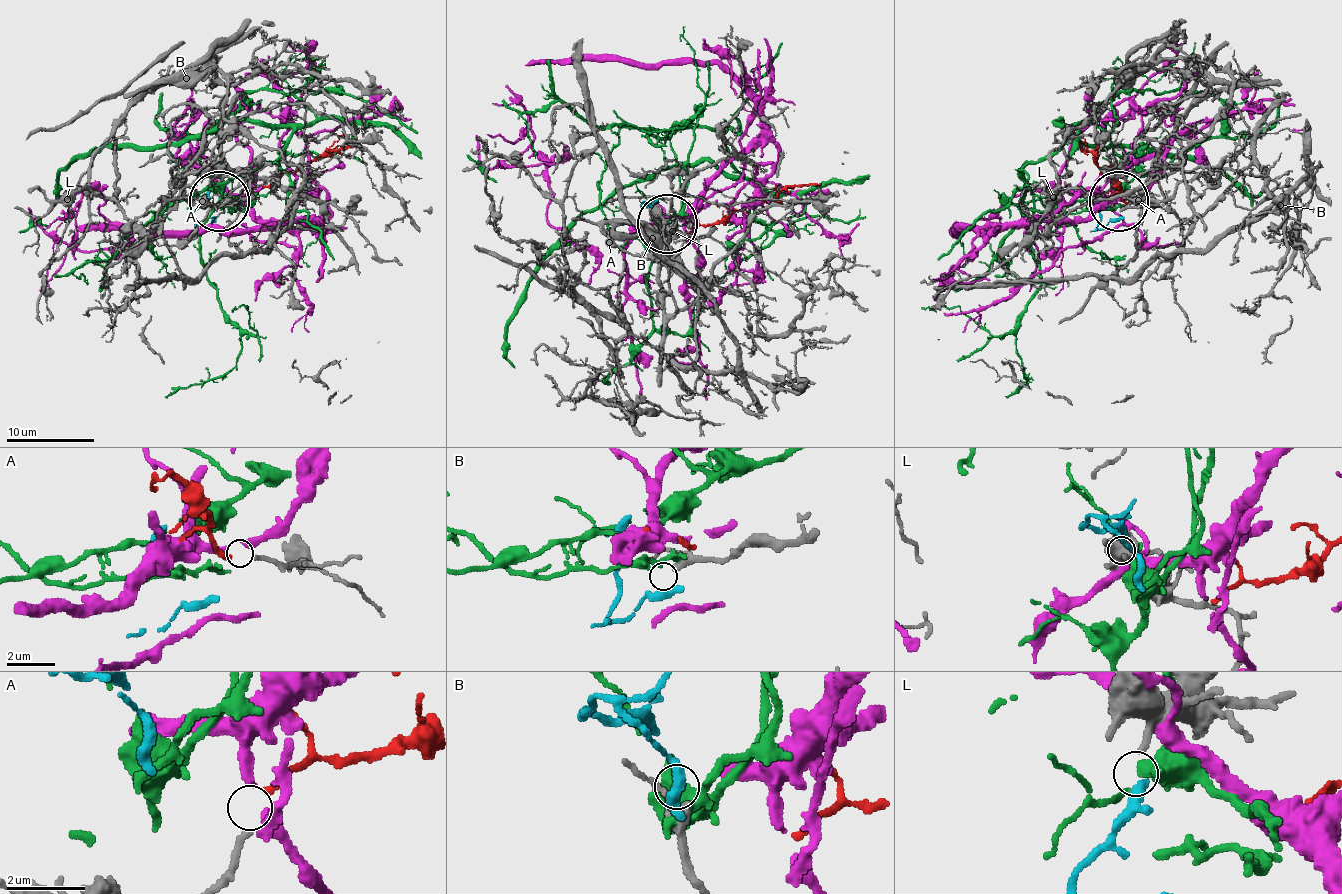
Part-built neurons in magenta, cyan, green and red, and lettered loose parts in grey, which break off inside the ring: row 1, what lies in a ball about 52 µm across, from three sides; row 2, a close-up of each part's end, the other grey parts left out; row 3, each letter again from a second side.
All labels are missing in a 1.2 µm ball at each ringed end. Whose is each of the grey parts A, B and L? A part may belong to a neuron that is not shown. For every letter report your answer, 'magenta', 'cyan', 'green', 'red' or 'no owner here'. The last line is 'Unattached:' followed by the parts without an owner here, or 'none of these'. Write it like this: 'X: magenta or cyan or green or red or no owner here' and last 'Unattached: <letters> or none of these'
A: red
B: no owner here
L: cyan
Unattached: B

